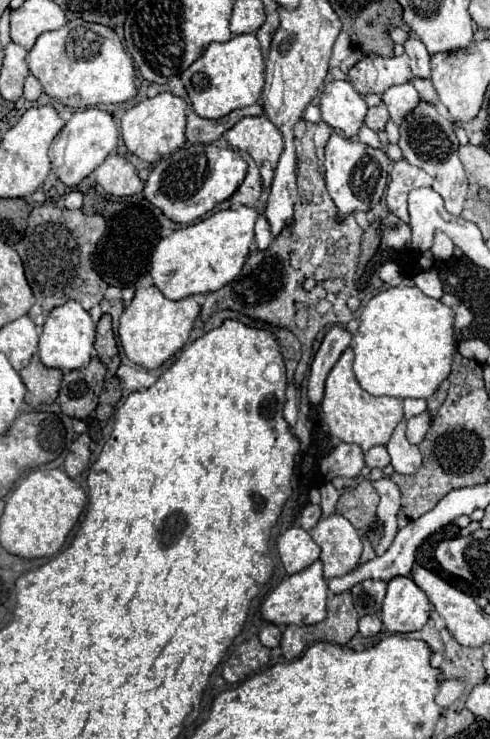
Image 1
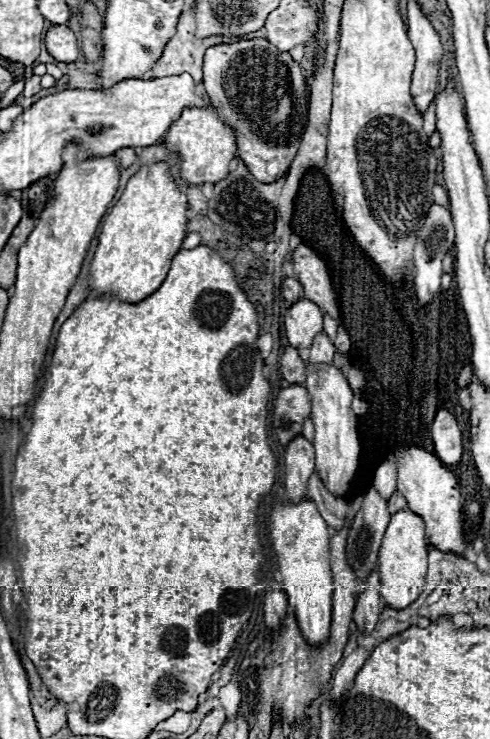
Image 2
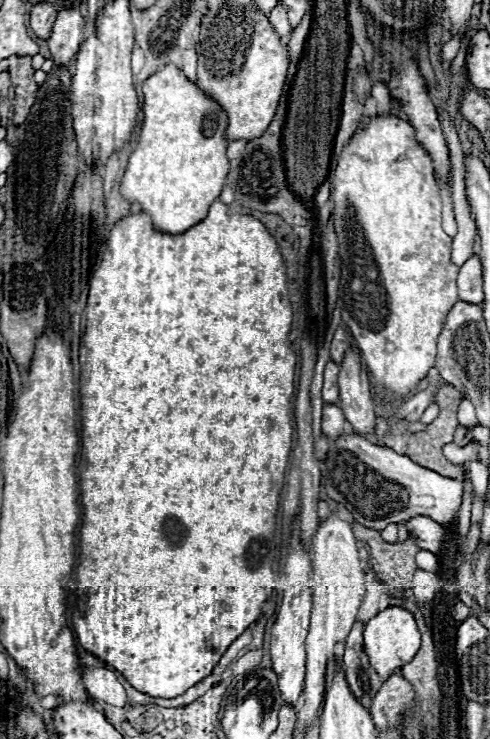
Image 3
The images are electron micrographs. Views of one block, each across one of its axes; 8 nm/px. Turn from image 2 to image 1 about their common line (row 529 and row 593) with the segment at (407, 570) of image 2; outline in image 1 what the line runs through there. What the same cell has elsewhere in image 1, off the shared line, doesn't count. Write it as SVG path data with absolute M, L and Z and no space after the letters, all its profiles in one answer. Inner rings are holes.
M398 576L388 582L382 606L382 624L390 634L422 630L430 618L428 596L408 578Z

